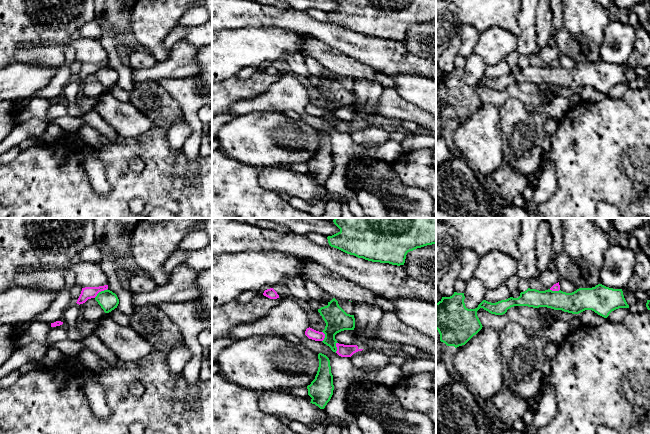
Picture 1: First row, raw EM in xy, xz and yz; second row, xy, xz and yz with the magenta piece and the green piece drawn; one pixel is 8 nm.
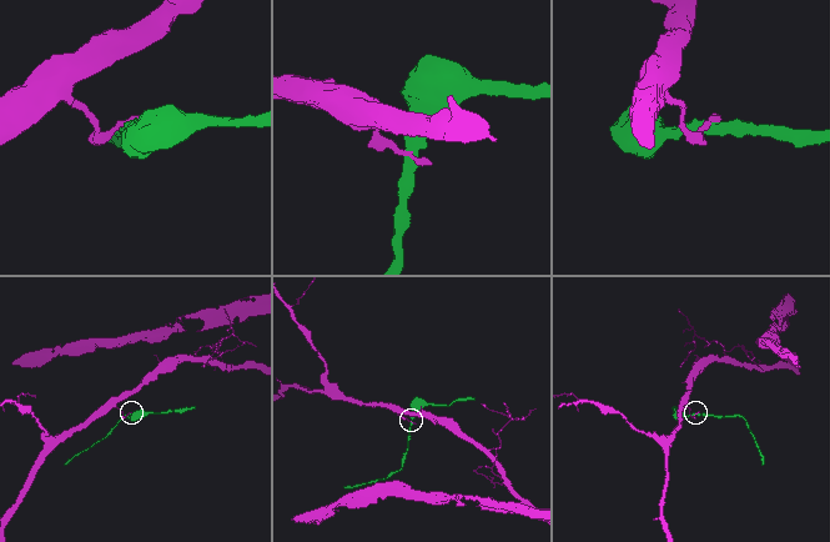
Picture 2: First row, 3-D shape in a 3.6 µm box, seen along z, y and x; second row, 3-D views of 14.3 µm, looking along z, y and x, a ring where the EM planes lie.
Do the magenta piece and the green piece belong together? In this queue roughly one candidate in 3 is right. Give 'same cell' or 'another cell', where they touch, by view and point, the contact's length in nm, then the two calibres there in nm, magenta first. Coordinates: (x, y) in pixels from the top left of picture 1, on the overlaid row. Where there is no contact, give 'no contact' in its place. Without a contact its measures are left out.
another cell | xy (100, 291) | 130 nm | 100/150 nm

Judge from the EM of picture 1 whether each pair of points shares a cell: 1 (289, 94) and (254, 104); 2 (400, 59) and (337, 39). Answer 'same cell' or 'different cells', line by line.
1: same cell
2: same cell

